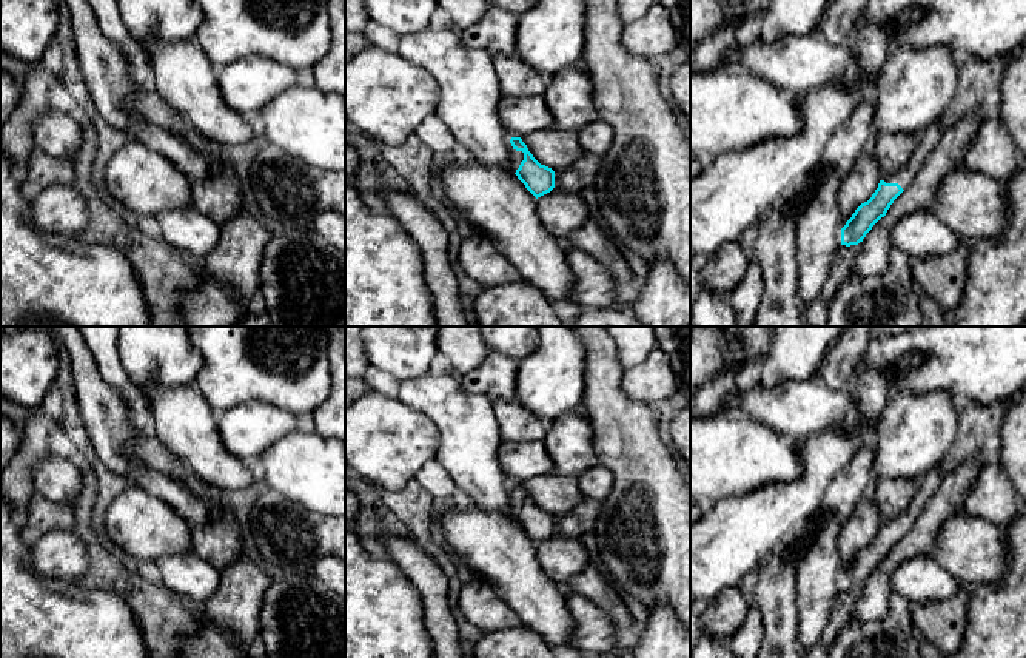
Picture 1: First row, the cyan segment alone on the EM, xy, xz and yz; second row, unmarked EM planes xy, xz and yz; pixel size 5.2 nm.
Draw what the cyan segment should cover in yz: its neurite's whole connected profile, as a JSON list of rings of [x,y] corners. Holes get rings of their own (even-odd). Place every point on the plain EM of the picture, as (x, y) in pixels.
[[[940,467],[929,470],[924,476],[921,476],[921,488],[917,490],[909,507],[900,516],[880,525],[878,533],[875,535],[872,542],[867,547],[861,549],[855,555],[852,562],[846,567],[846,570],[841,573],[841,590],[850,592],[850,590],[858,590],[860,587],[863,587],[863,584],[872,575],[872,572],[881,562],[886,561],[886,558],[890,553],[890,550],[894,549],[894,546],[912,529],[917,518],[923,512],[926,502],[929,501],[929,498],[938,490],[941,479],[943,479],[943,475],[941,475]]]

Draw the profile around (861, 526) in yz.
[[[884,478],[860,498],[853,513],[840,529],[841,573],[855,555],[872,542],[884,522],[900,516],[909,507],[915,493],[915,479]]]

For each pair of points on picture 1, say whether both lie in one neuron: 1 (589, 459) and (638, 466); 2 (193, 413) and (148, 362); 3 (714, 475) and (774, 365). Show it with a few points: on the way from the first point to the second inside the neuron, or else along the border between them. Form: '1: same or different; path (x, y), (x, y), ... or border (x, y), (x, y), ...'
1: different; border (589, 426), (598, 463)
2: different; border (191, 384), (162, 387), (153, 382), (145, 392)
3: different; border (798, 379), (767, 387), (758, 384)

